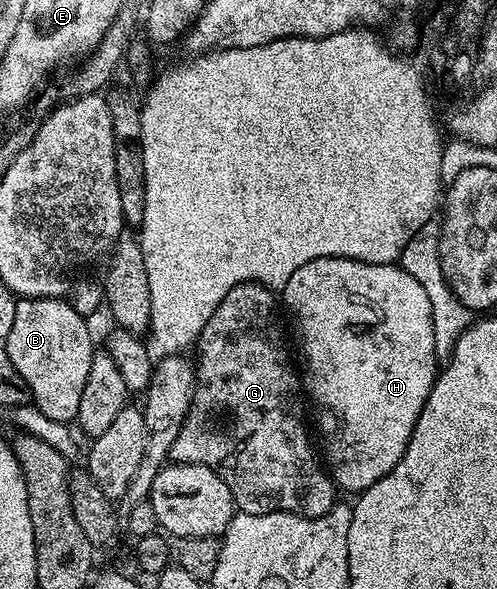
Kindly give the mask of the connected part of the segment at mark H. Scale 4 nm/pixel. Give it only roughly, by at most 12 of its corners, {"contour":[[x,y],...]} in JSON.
{"contour":[[314,258],[282,304],[337,489],[406,454],[438,375],[399,263]]}

